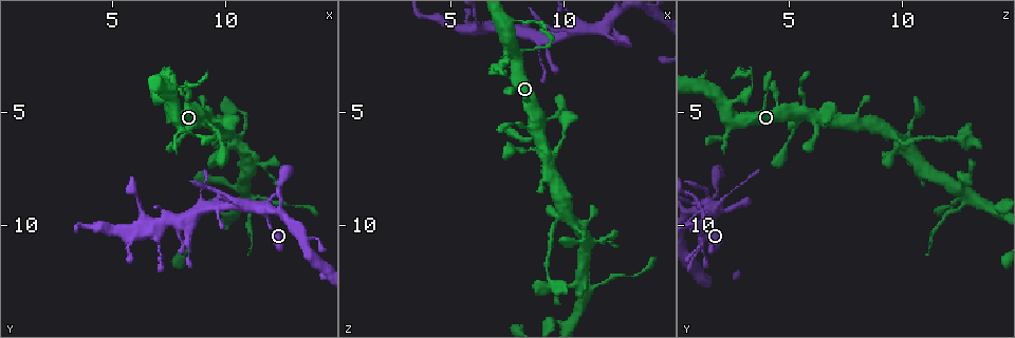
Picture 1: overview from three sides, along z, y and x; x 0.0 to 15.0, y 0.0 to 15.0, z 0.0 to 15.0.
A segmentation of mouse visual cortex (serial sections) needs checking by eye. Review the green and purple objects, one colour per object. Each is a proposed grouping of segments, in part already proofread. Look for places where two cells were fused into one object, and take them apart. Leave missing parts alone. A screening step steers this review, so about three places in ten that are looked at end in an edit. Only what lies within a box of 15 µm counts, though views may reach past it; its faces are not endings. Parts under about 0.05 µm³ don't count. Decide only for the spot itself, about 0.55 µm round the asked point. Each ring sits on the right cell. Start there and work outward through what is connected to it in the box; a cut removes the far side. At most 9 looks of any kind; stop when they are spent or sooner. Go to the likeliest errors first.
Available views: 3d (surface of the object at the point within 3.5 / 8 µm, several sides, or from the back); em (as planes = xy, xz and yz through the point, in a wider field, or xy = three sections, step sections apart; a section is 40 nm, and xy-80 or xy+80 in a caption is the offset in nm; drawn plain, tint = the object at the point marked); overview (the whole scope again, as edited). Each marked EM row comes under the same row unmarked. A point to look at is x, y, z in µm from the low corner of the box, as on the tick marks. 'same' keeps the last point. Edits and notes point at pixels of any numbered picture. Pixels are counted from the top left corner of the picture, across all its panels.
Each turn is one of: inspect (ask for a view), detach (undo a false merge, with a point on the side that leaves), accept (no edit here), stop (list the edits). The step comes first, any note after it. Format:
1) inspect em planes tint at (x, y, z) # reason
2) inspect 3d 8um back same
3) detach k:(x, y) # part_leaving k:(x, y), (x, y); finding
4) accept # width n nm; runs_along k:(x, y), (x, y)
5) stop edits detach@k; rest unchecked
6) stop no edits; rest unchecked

inspect 3d 3.5um at (10.9, 8.6, 12.9) # four arms meet

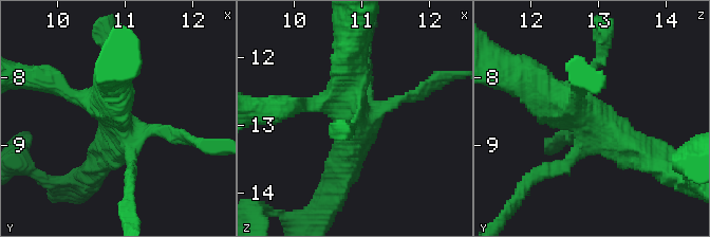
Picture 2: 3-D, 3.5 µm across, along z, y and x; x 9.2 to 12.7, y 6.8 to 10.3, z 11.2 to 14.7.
inspect em xy step 3 tint at (10.95, 8.75, 12.95) # arms 4; arm_widths 150, 150, 450, 500 nm

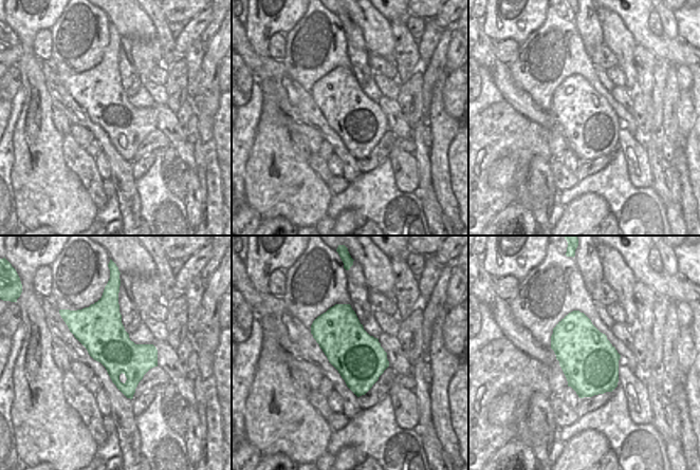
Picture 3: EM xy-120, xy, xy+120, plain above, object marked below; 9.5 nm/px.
accept # width 480 nm; runs_along 2:(537, 87), (648, 158); one cell here

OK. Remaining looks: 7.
inspect 3d 3.5um at (10.2, 8.9, 1.4) # looks like a crossing

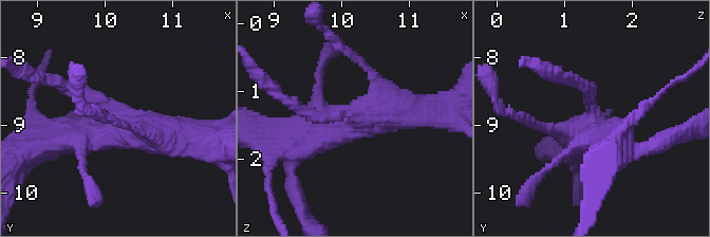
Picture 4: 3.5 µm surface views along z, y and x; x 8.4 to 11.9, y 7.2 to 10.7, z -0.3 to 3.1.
inspect em xy step 1 tint at (10.20, 8.90, 1.35) # shape alone is not enough

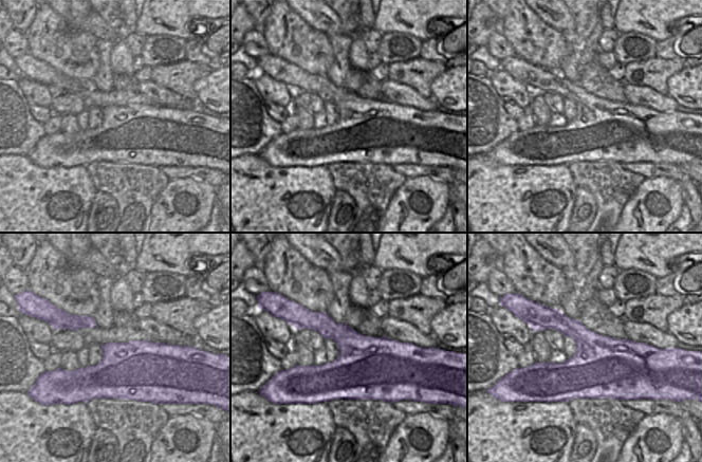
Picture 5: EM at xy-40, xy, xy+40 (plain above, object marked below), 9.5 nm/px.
detach 4:(53, 77) # part_leaving 4:(590, 95), (587, 86), (539, 64); a second cell is stuck on

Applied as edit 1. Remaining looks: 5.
inspect overview # see it whole again

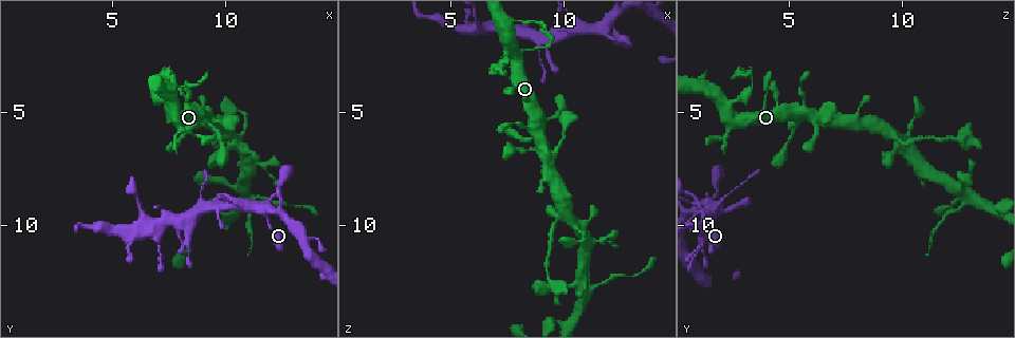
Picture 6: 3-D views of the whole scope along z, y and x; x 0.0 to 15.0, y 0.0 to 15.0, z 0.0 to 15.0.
inspect 3d 3.5um at (7.3, 3.6, 3.4)

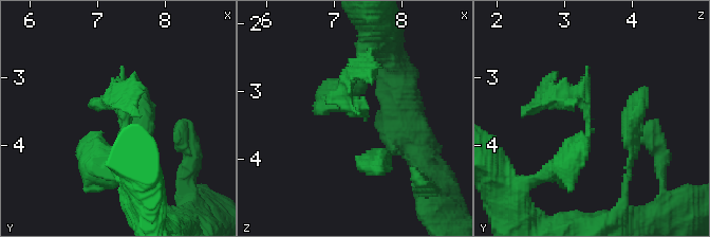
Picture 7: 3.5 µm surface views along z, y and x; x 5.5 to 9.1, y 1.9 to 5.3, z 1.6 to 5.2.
inspect em planes tint at (7.35, 3.65, 3.35) # need the tissue

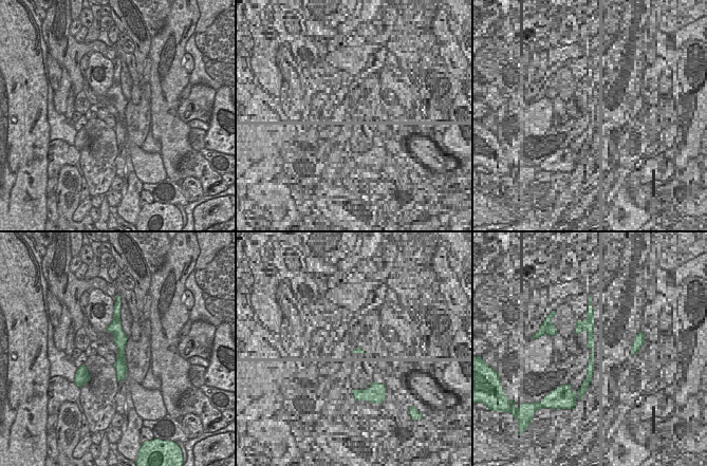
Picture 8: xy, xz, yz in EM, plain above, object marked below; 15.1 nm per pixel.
detach 7:(99, 103) # width 190 nm; part_leaving 7:(123, 116), (135, 77); a second cell is stuck on

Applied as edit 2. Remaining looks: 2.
inspect 3d 3.5um at (8.7, 6.1, 2.2) # sharp bend

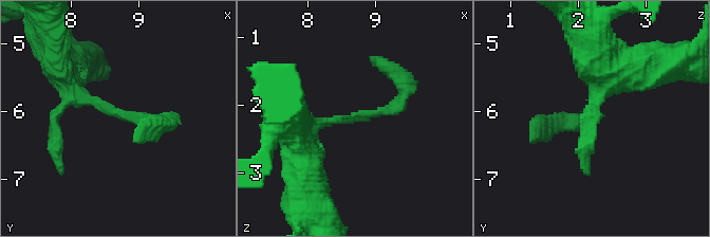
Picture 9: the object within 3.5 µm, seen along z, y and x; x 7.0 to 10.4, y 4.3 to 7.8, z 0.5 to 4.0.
inspect em xy step 2 tint at (8.70, 6.00, 2.15) # arm_widths 200, 300 nm

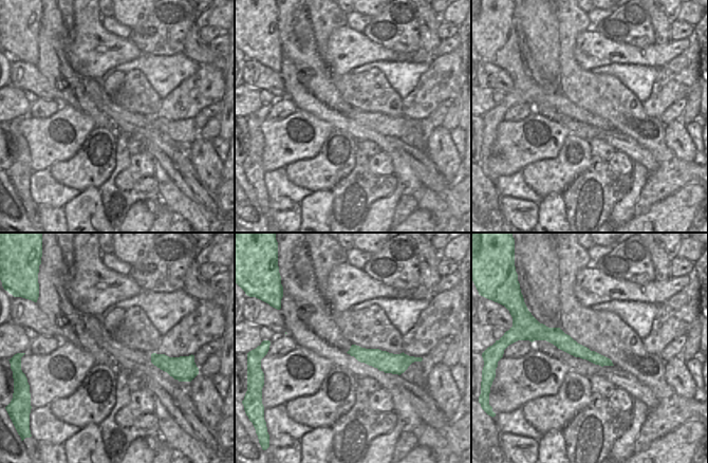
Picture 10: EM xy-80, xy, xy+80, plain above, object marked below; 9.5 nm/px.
accept # runs_along 10:(537, 336), (557, 336), (609, 363); all the same cell

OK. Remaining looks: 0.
stop edits detach@4, detach@7; rest unchecked

